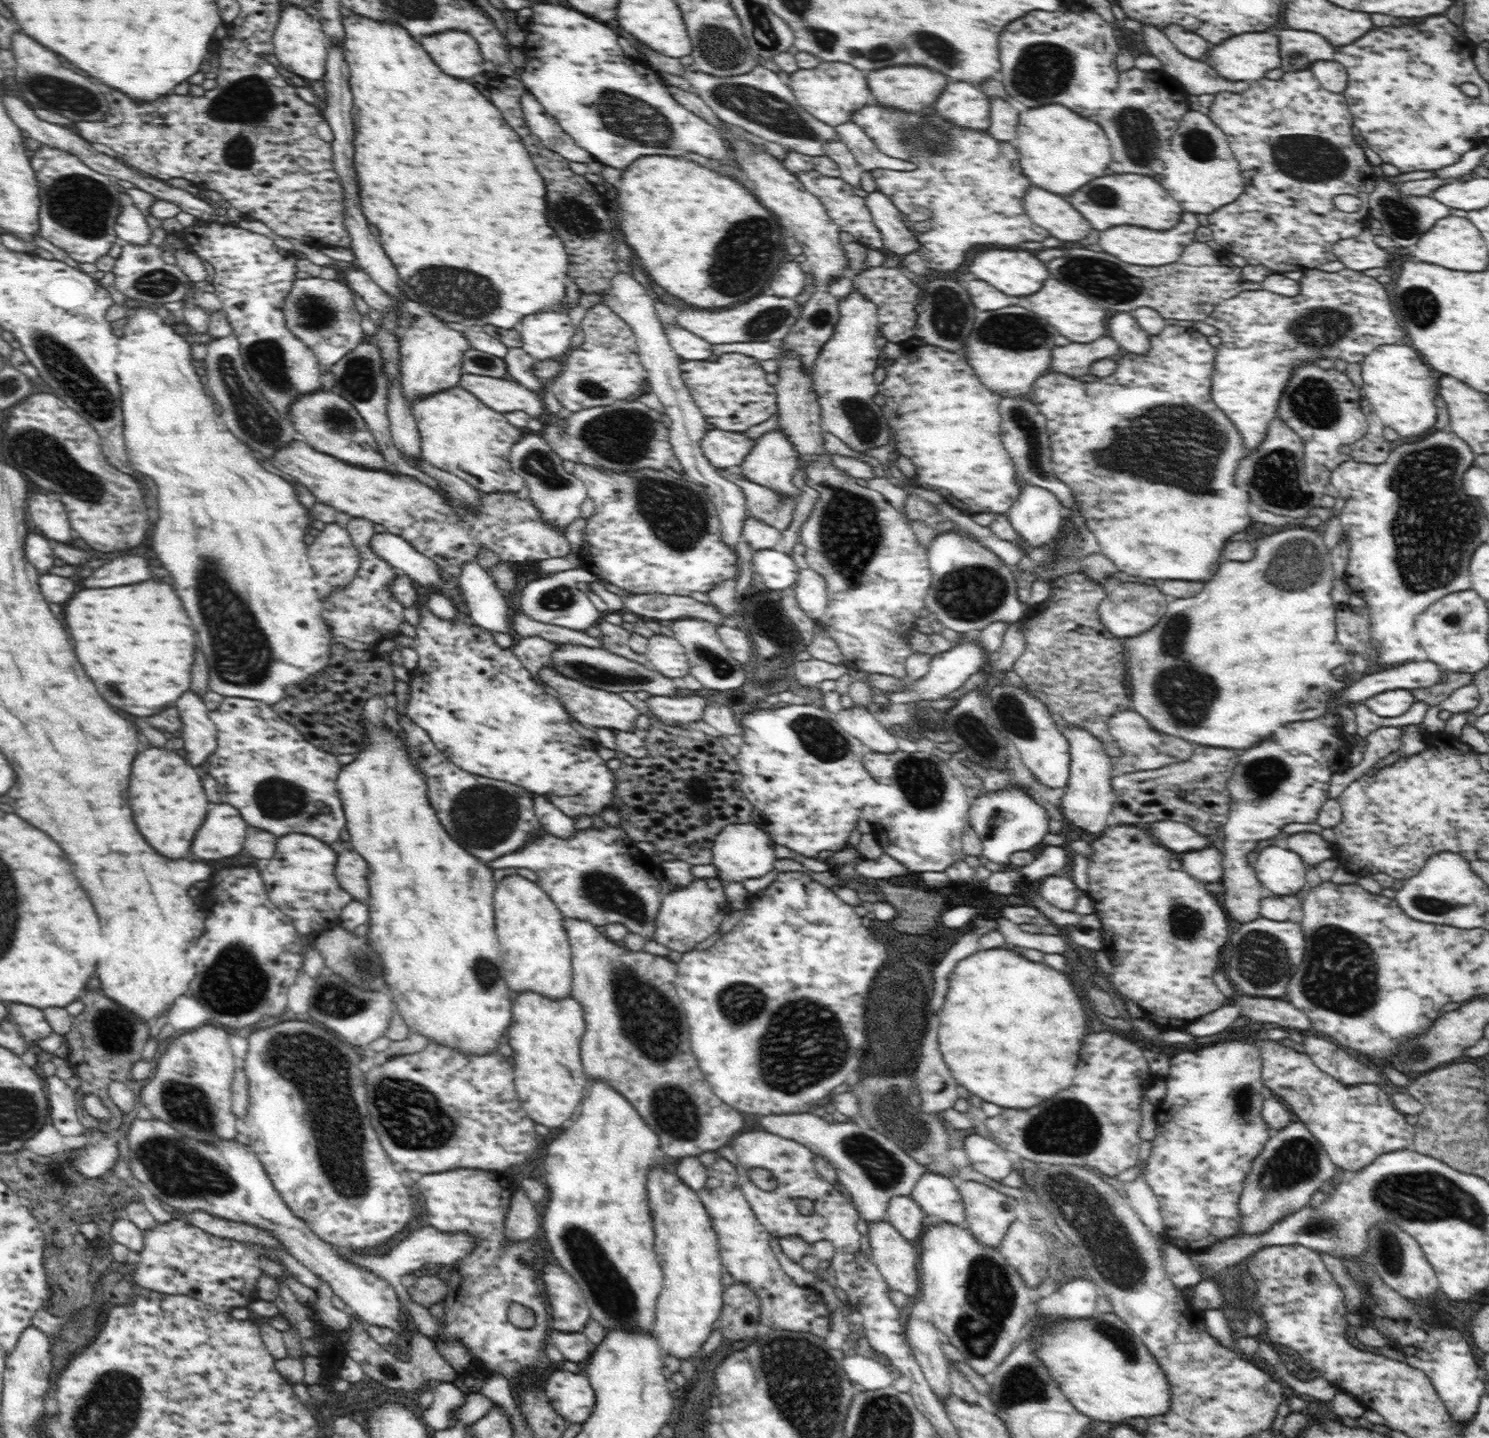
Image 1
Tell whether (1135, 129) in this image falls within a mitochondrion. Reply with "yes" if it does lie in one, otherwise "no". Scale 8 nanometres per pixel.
yes

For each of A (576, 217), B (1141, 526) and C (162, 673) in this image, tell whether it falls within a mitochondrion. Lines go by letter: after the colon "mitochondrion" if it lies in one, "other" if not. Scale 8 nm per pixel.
A: mitochondrion
B: other
C: other

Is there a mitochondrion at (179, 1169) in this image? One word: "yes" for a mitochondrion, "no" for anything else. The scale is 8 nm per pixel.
yes

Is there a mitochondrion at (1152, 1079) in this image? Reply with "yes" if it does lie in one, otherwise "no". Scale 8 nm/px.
no

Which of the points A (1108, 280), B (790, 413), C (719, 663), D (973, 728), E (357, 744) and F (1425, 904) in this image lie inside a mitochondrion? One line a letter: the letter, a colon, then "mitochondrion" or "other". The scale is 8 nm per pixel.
A: mitochondrion
B: other
C: mitochondrion
D: mitochondrion
E: other
F: mitochondrion

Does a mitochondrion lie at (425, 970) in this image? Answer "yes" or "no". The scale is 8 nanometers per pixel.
no

